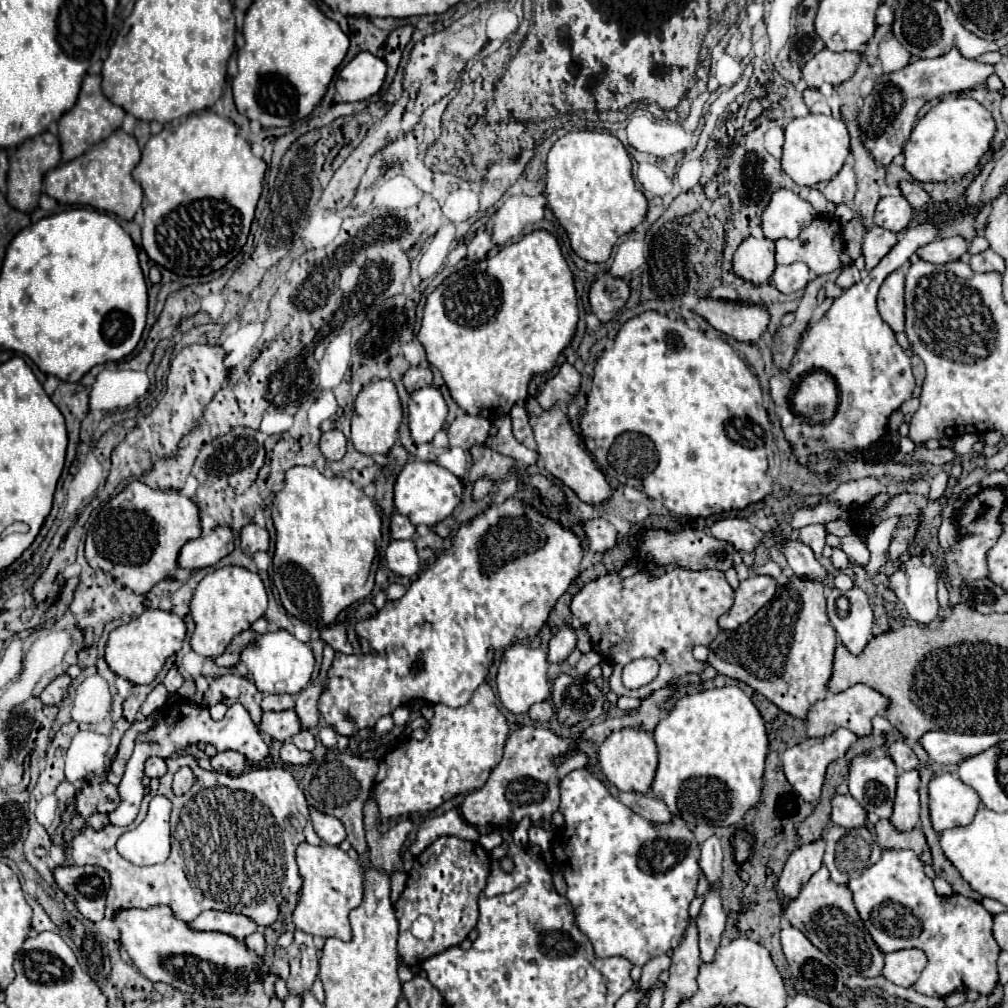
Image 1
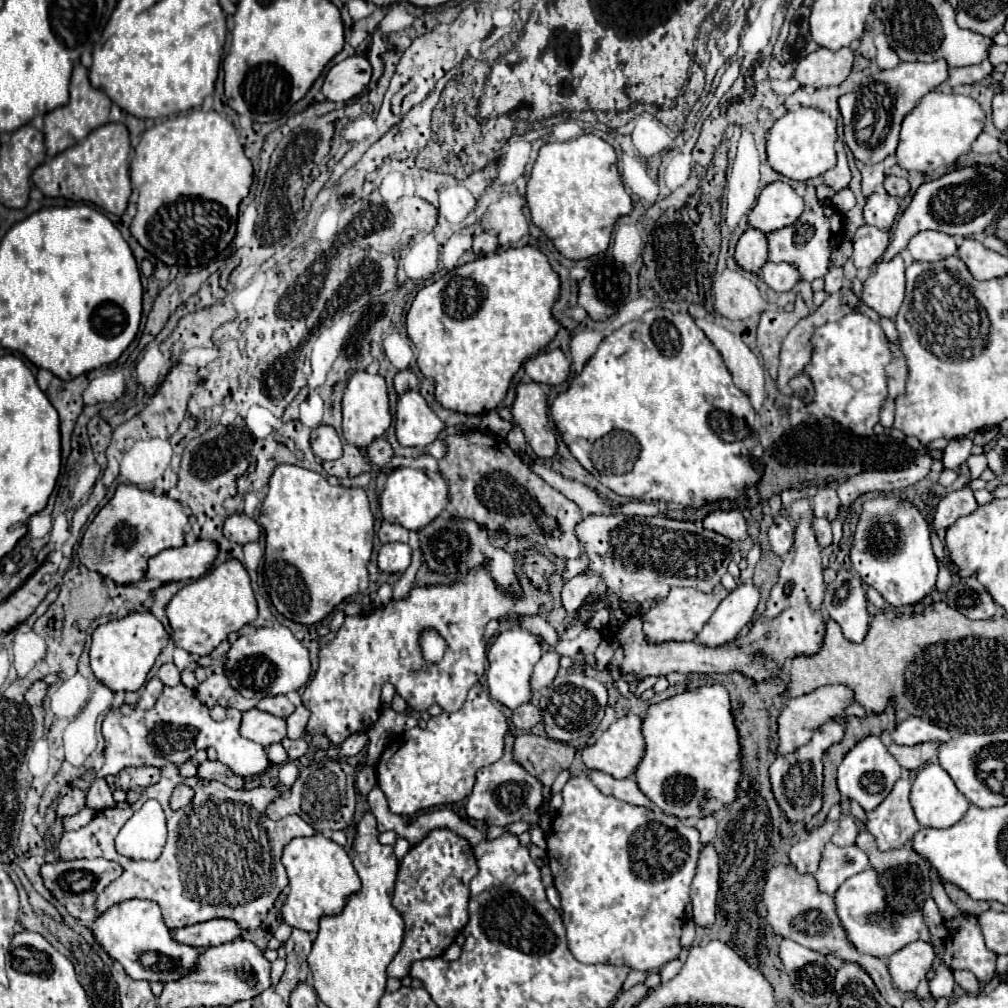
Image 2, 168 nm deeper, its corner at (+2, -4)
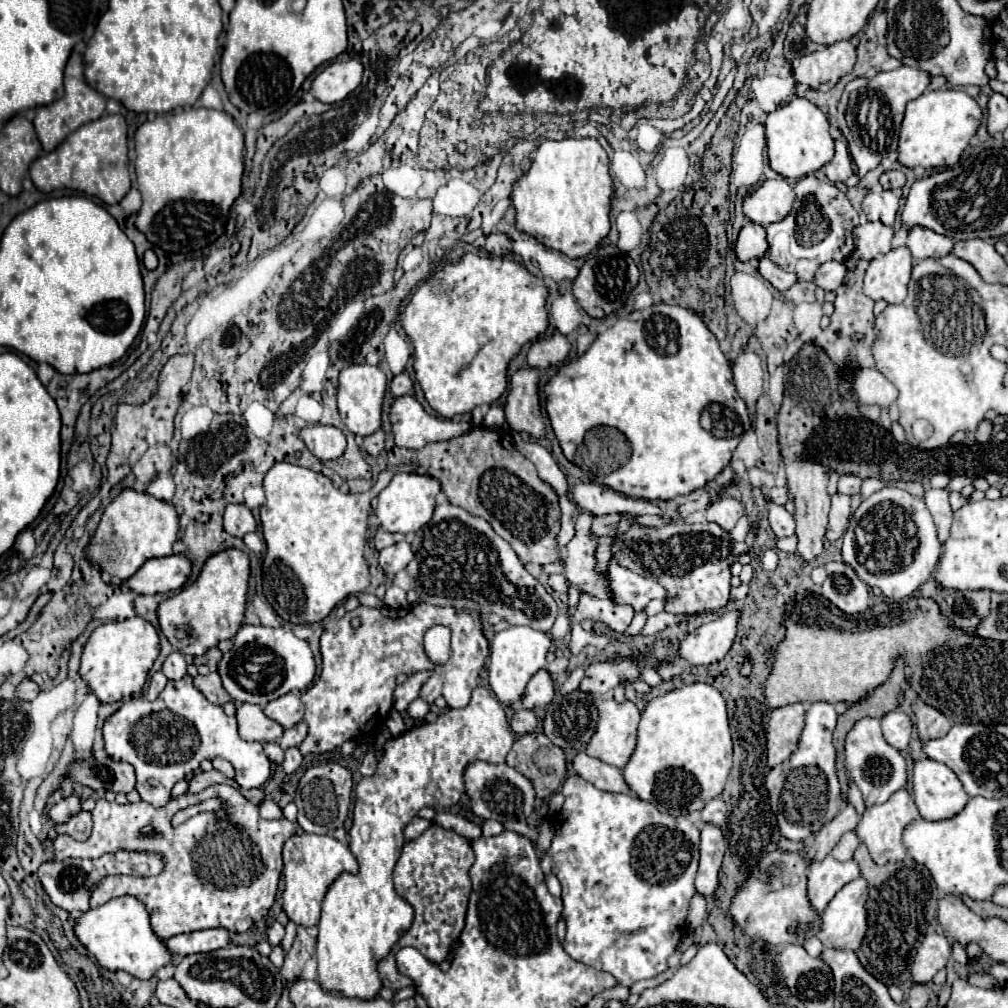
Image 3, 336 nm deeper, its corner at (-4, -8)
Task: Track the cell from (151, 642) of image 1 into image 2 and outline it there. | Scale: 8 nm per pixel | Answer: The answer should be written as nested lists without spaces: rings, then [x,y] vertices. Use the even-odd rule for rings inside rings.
[[[149,611],[129,613],[127,617],[113,619],[105,625],[99,625],[93,631],[91,649],[89,649],[89,665],[95,677],[107,685],[111,691],[137,691],[145,685],[147,673],[153,667],[157,655],[167,645],[167,631],[157,617]]]

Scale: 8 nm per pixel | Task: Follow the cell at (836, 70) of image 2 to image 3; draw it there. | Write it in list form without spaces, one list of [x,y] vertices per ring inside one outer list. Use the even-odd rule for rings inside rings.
[[[839,41],[825,47],[823,51],[801,57],[799,65],[793,69],[793,77],[797,79],[797,83],[811,89],[829,91],[839,83],[843,75],[851,73],[855,61],[855,47],[849,41]]]

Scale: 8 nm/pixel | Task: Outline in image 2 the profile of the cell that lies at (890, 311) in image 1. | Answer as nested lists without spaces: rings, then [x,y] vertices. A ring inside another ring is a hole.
[[[897,255],[891,261],[877,261],[873,273],[863,281],[863,301],[883,317],[893,319],[905,295],[905,265]]]

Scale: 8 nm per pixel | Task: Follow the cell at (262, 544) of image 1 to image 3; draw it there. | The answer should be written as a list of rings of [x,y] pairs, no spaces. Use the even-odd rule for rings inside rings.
[[[227,505],[225,509],[225,531],[233,537],[243,537],[257,529],[253,513],[245,505]]]

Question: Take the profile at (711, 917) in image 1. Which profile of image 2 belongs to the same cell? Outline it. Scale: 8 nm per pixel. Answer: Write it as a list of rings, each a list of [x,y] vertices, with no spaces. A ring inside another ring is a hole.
[[[701,845],[697,875],[691,883],[693,921],[701,927],[715,923],[715,901],[719,891],[719,857],[713,845]]]

